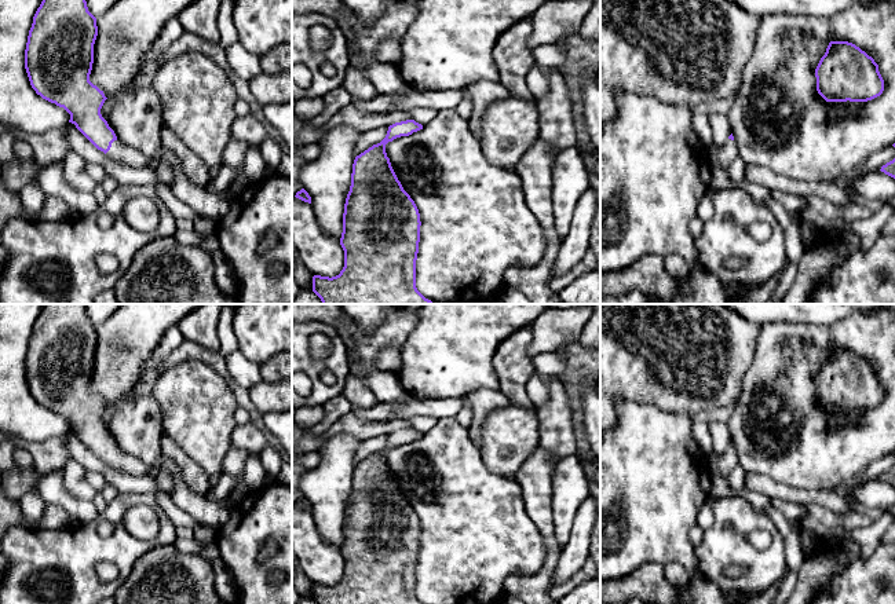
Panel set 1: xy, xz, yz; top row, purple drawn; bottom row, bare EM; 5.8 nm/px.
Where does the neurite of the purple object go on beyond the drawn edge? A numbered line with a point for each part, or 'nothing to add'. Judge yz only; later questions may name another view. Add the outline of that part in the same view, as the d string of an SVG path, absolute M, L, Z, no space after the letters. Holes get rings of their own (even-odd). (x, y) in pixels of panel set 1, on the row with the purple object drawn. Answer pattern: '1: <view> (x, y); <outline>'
1: yz (722, 157); M727 139L722 147L708 150L709 166L716 166L727 171L727 168L738 155L737 142Z

